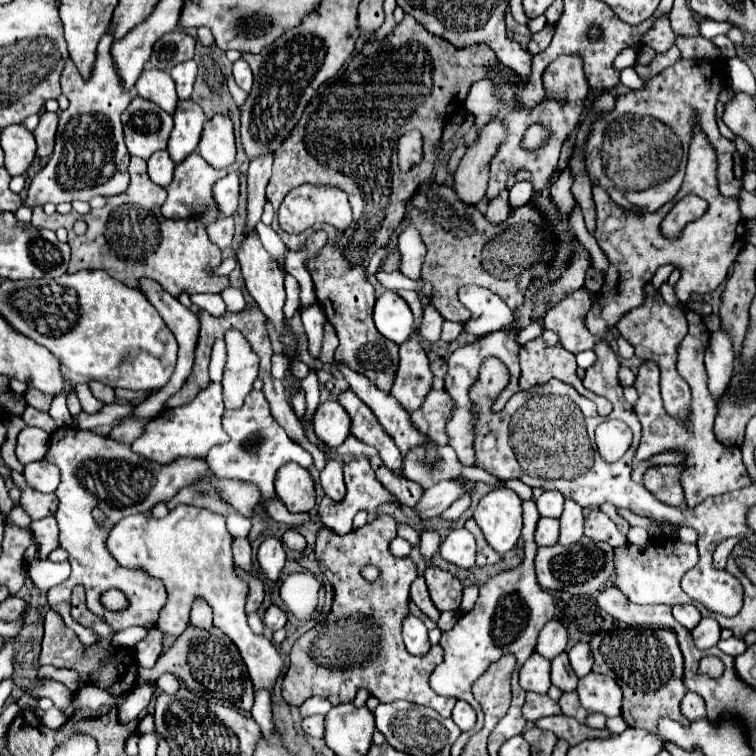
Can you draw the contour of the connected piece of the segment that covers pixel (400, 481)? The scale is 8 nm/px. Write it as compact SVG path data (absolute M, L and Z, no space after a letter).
M369 457L369 461L371 461L371 467L373 467L373 471L375 471L375 477L383 483L383 487L385 487L387 491L393 491L393 495L395 495L401 503L405 503L405 505L409 505L409 507L411 507L413 503L417 503L419 495L423 493L423 487L421 487L419 483L415 483L415 481L411 481L411 479L405 479L405 477L397 477L395 473L391 473L389 469L383 467L383 463L381 463L379 457Z

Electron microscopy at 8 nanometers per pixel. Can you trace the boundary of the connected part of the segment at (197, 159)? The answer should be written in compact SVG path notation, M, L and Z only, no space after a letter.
M199 153L189 155L189 159L185 159L185 163L179 163L175 167L175 177L173 183L167 187L167 201L161 207L161 213L167 219L199 219L205 227L211 225L213 221L217 221L219 217L219 209L217 203L213 199L213 185L227 175L227 169L213 169Z

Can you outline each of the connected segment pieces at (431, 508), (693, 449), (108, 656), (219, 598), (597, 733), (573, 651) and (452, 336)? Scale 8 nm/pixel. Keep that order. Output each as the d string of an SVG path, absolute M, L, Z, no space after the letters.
M447 479L447 481L439 481L433 487L425 489L425 493L421 495L419 503L413 507L413 511L417 513L417 517L421 517L423 521L435 519L439 517L455 499L459 499L459 495L469 489L473 491L475 483L467 481L467 487L463 487L461 483L457 483L457 479Z
M687 311L687 321L689 321L689 333L681 341L679 375L689 383L692 392L689 423L684 424L679 420L669 419L669 415L665 415L661 393L659 393L659 371L657 371L657 365L649 363L649 361L641 363L637 379L635 379L635 389L639 393L635 413L637 413L642 425L637 459L645 461L645 459L659 455L659 453L665 453L665 451L683 453L685 455L685 461L683 461L685 469L681 473L681 485L683 485L687 505L695 507L709 495L723 495L723 493L729 493L735 489L749 487L751 479L749 479L747 469L741 461L741 451L723 445L721 441L717 441L717 437L713 433L713 421L715 421L717 405L713 403L713 399L709 399L709 391L705 387L707 371L703 367L703 343L701 343L705 325L703 325L703 319L693 311Z
M49 611L45 615L45 635L43 635L43 649L39 655L41 665L53 665L53 667L65 667L65 669L75 669L79 673L79 683L81 687L93 685L109 691L113 697L129 693L135 683L137 683L137 663L135 663L135 653L125 649L125 647L113 647L111 639L101 639L93 647L83 647L83 643L73 635L69 627L65 627L61 615L55 611Z
M179 505L163 519L155 519L151 515L125 517L111 529L107 539L109 551L123 567L141 567L165 583L169 599L159 613L157 629L173 637L181 635L189 625L191 605L195 597L201 595L213 609L213 623L239 647L239 653L249 669L253 689L273 693L275 681L283 673L285 663L275 645L267 637L255 635L247 625L247 583L233 571L231 543L233 537L225 527L223 515L191 505Z
M555 715L555 717L543 717L543 719L537 719L535 725L539 729L549 729L553 731L559 739L567 741L569 745L577 745L585 739L607 739L611 737L611 733L607 729L589 729L581 723L577 723L575 719L569 719L565 715Z
M577 643L575 647L569 649L569 661L571 661L571 667L575 671L577 677L585 677L591 667L593 667L593 657L591 657L591 649L589 649L589 643Z
M445 323L443 325L443 333L441 333L441 341L445 341L445 343L451 343L451 341L455 341L457 337L461 335L461 325L457 325L457 323Z

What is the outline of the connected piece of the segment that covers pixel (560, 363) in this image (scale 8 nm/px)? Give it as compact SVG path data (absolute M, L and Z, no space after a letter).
M533 339L525 343L519 351L521 357L521 389L531 389L535 385L547 383L557 377L563 383L572 385L581 396L594 401L600 416L607 417L613 407L605 397L599 397L586 389L582 380L575 373L577 363L575 355L565 351L561 345L547 347L543 339Z

